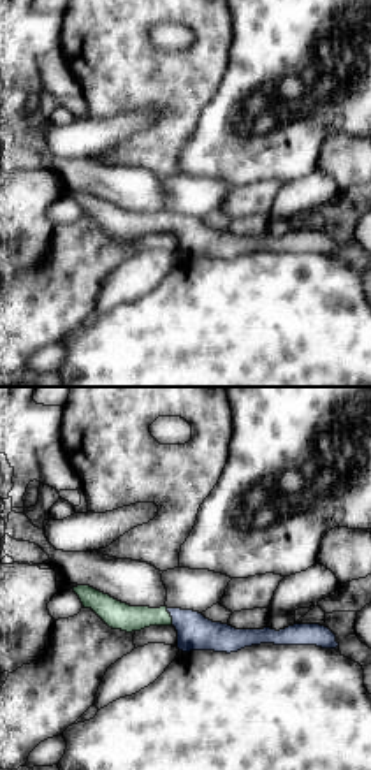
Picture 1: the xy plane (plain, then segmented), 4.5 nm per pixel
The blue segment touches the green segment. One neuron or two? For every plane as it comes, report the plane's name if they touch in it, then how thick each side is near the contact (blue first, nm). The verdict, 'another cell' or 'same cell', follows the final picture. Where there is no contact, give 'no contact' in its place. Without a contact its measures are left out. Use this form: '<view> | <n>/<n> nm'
xy | 160/130 nm

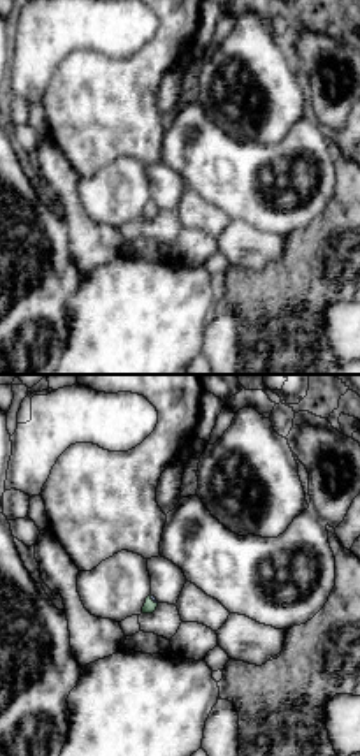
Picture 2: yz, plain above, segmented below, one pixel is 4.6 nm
yz | 20/60 nm

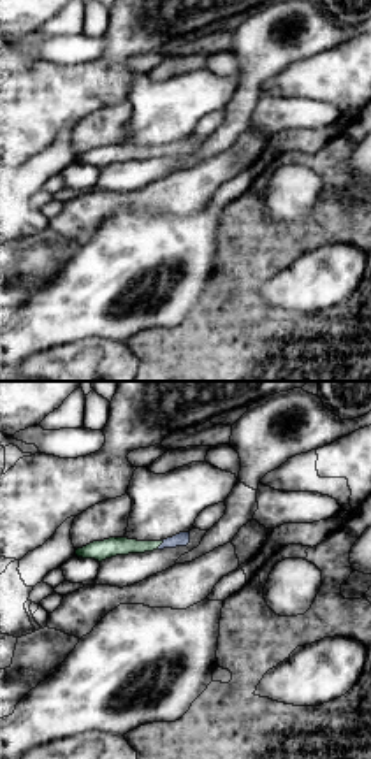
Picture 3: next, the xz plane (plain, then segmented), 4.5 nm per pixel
xz | 60/90 nm

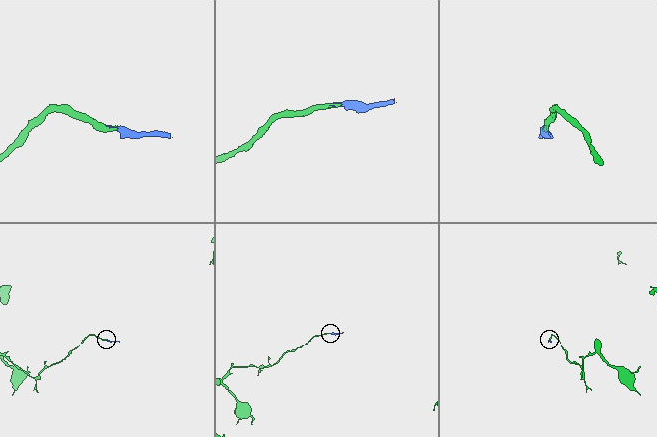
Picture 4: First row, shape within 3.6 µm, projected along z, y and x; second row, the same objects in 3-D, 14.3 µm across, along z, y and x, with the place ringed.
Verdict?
same cell

